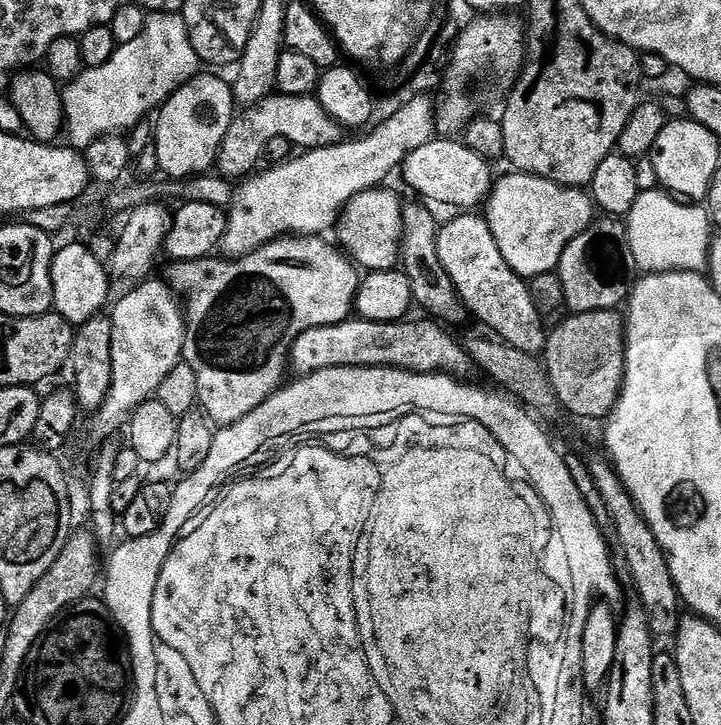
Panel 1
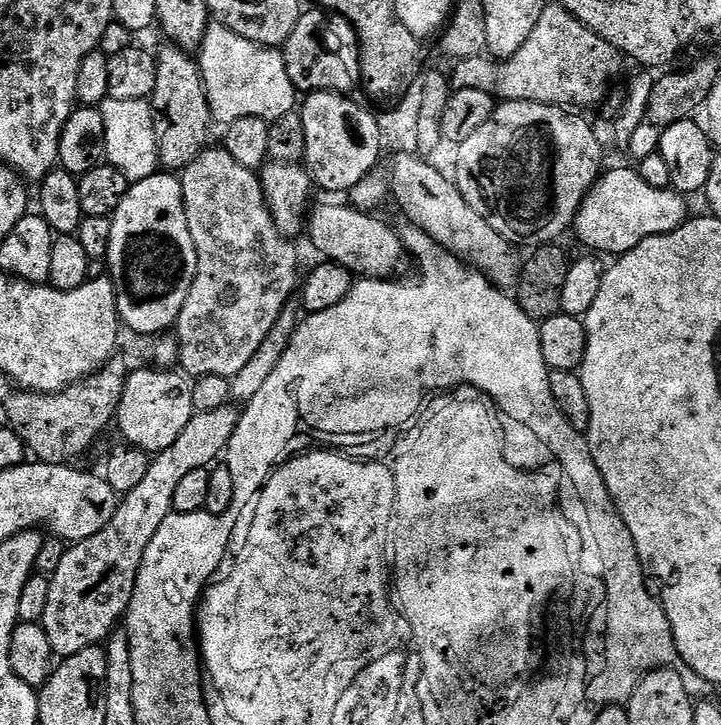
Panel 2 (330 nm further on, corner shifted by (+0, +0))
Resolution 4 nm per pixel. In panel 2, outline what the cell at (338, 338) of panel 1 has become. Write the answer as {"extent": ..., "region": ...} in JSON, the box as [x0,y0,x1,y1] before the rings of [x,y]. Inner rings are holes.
{"extent":[42,406,241,657],"region":[[[232,406],[209,412],[196,412],[192,415],[190,422],[186,422],[186,430],[178,434],[174,444],[151,457],[142,482],[122,496],[117,503],[114,518],[110,518],[110,522],[106,522],[106,526],[98,530],[94,538],[75,541],[69,547],[72,549],[57,562],[56,569],[50,572],[46,610],[42,621],[46,638],[57,657],[73,656],[87,648],[103,645],[117,629],[127,613],[146,546],[150,546],[150,538],[154,538],[158,526],[162,526],[164,519],[172,512],[174,486],[178,486],[178,482],[182,482],[182,478],[186,478],[190,470],[208,468],[213,463],[211,460],[225,451],[239,424],[240,415],[241,413],[232,409]]]}

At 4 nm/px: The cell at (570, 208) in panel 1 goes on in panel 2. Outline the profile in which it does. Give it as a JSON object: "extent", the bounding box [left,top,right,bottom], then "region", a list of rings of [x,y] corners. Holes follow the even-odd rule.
{"extent":[574,166,689,258],"region":[[[632,166],[607,172],[585,192],[576,211],[574,230],[576,228],[577,238],[588,247],[585,249],[596,254],[609,252],[609,257],[619,258],[638,246],[638,242],[672,232],[689,219],[688,204],[684,201],[687,199],[671,187],[656,189],[648,185]]]}

